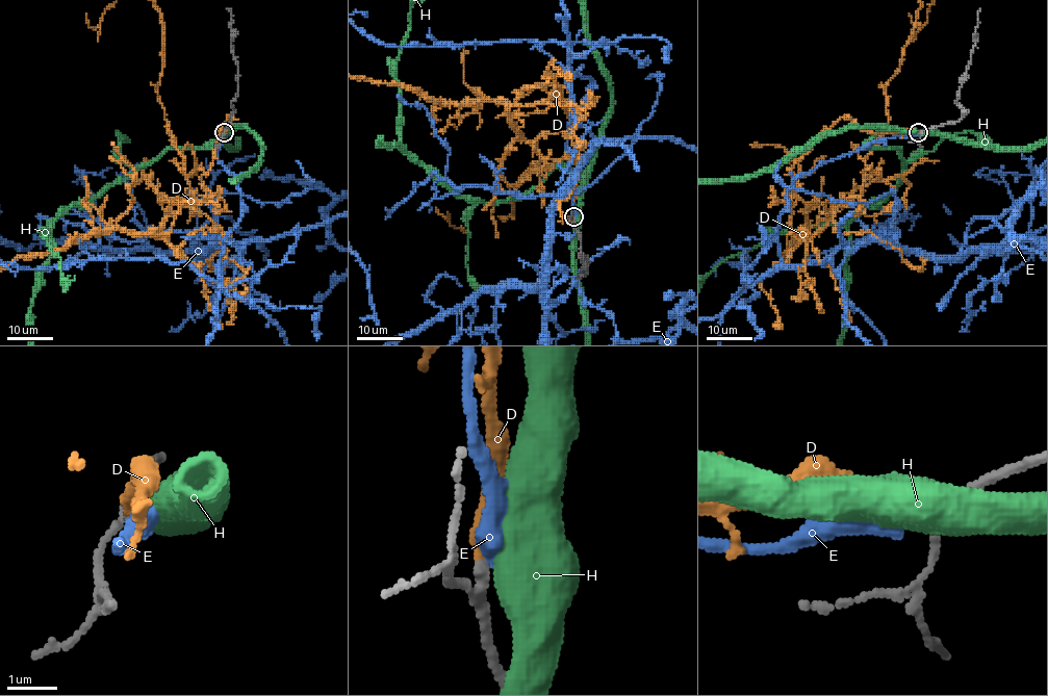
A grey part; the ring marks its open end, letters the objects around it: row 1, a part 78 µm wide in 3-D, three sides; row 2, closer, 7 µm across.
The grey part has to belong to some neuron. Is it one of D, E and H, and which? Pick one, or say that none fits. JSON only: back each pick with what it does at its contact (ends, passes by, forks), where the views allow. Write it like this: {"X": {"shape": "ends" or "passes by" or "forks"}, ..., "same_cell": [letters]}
{"D": {"shape": "ends"}, "same_cell": ["D"]}

